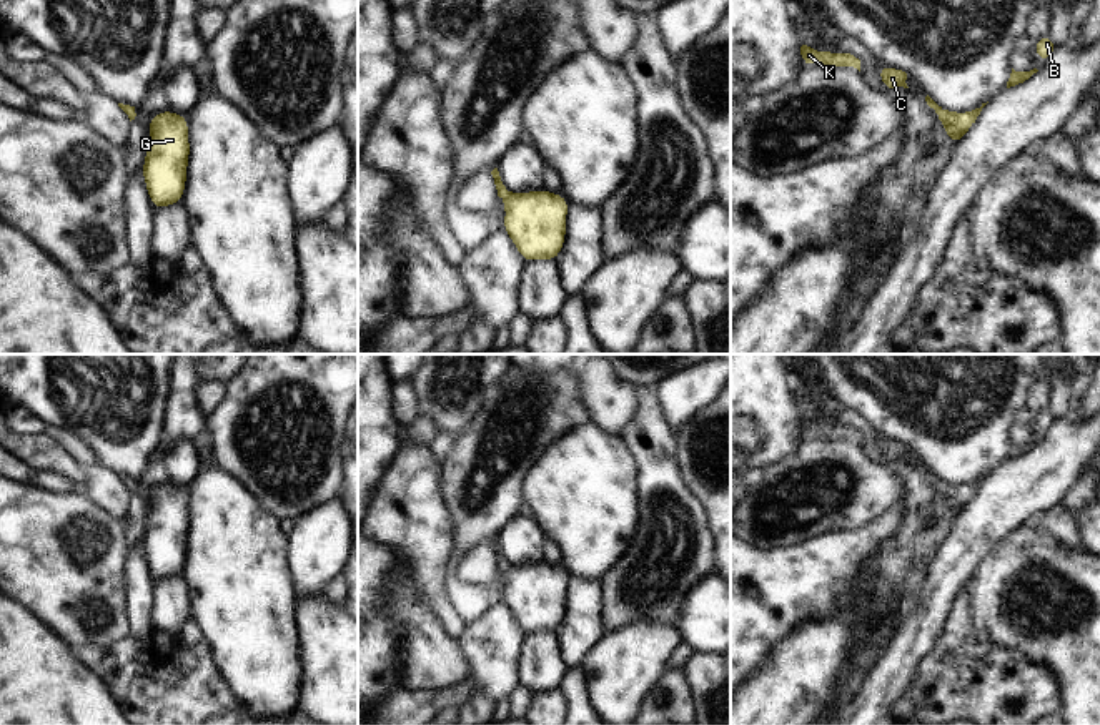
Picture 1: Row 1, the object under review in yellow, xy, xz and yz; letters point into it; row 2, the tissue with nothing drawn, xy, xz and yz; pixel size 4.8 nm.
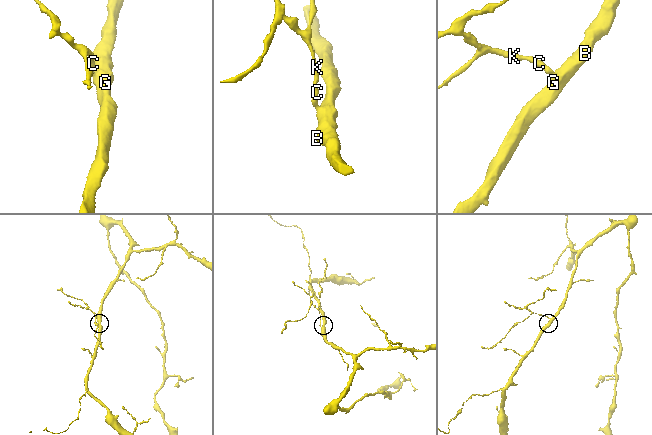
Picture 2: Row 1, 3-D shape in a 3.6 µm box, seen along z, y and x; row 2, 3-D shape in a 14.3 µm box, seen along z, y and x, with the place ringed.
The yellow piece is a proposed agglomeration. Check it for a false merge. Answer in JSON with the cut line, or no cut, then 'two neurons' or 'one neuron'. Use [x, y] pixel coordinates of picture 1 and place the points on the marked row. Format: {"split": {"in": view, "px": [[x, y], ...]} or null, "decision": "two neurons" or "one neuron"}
{"split": null, "decision": "one neuron"}

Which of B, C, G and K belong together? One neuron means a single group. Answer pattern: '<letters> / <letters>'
B C G K

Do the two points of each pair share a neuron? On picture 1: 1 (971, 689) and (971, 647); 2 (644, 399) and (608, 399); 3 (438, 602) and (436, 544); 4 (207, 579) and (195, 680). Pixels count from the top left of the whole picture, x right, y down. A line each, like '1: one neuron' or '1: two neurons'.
1: one neuron
2: two neurons
3: one neuron
4: two neurons

